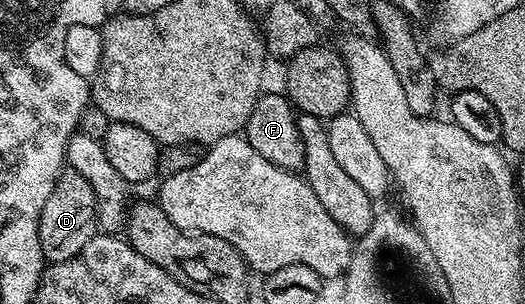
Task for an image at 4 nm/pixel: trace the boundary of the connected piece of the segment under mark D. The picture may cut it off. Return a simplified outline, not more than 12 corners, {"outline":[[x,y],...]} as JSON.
{"outline":[[63,168],[40,211],[47,262],[72,259],[99,232],[98,200]]}

